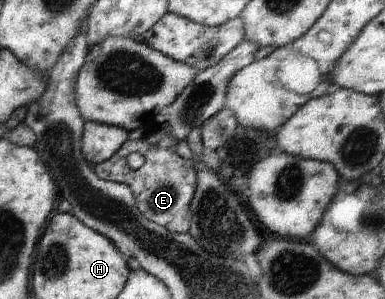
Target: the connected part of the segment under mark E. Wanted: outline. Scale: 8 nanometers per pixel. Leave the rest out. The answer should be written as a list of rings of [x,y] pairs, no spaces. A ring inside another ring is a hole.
[[[151,129],[136,140],[127,140],[120,150],[104,162],[93,167],[98,178],[116,181],[130,186],[138,210],[144,218],[164,226],[171,233],[188,233],[191,225],[190,202],[196,192],[197,176],[192,168],[192,161],[176,152],[176,140],[162,130]],[[128,154],[142,154],[144,164],[137,170],[127,165]]]

